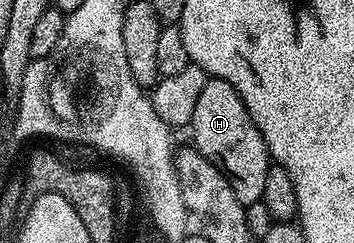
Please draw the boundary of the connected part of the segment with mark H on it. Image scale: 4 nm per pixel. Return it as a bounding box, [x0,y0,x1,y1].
[190,78,270,205]

